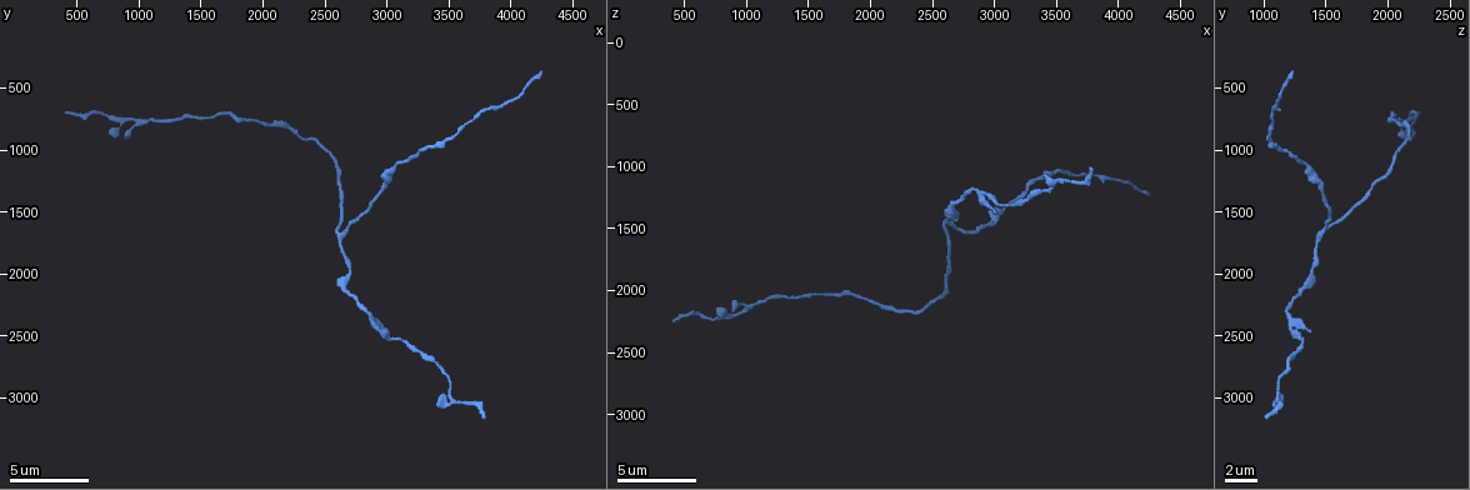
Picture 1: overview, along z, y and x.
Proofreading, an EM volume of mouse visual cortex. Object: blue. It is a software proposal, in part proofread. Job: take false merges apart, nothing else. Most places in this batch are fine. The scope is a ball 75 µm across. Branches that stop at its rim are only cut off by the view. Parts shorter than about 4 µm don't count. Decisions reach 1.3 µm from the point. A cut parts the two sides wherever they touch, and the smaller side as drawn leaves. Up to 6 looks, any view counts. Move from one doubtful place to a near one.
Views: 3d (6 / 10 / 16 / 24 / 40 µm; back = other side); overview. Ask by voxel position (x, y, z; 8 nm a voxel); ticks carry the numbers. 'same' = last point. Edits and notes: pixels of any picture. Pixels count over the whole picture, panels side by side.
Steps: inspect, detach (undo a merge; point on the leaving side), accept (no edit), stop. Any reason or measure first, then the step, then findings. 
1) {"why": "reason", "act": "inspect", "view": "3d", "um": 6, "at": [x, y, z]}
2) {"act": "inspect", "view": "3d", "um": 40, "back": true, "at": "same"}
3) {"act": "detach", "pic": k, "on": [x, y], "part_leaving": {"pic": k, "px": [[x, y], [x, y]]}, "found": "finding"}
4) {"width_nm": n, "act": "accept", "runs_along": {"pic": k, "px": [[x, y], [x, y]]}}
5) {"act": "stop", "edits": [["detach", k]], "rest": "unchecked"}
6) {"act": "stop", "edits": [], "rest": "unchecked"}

{"why": "three arms meet", "act": "inspect", "view": "3d", "um": 10, "at": [2680, 1640, 1480]}

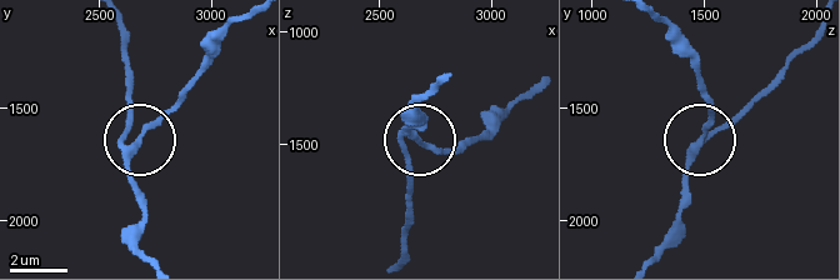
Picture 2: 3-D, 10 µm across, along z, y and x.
{"act": "inspect", "view": "3d", "um": 6, "at": [2690, 1620, 1500]}

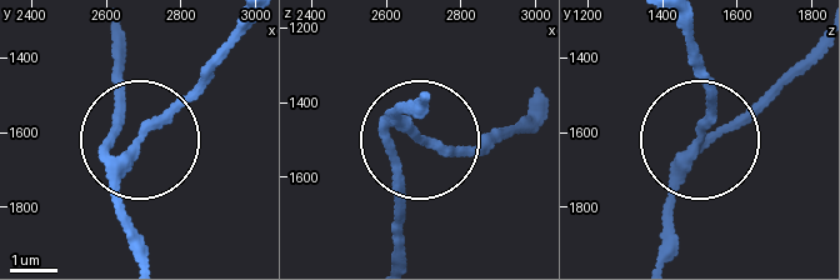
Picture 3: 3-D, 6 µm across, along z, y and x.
{"act": "accept", "found": "all the same neuron"}

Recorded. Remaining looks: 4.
{"why": "thick turns thin", "act": "inspect", "view": "3d", "um": 6, "at": [2680, 2120, 1340]}

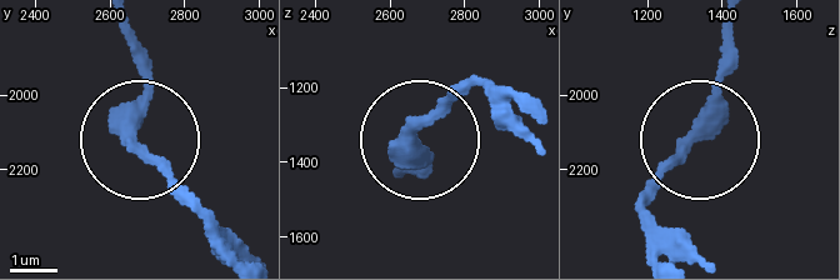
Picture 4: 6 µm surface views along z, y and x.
{"width_nm": 360, "act": "accept", "runs_along": {"pic": 4, "px": [[125, 23], [149, 94], [136, 138], [193, 209]]}, "found": "all the same neuron"}

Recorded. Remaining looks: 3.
{"why": "calibre changes", "act": "inspect", "view": "3d", "um": 10, "at": [3540, 860, 1060]}

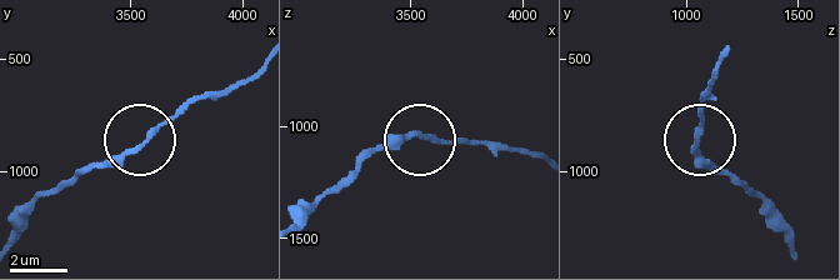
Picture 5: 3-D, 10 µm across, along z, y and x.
{"act": "accept", "runs_along": {"pic": 5, "px": [[304, 219], [375, 153], [411, 140], [474, 140]]}, "found": "all the same neuron"}

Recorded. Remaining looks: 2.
{"act": "stop", "edits": [], "rest": "unchecked"}

